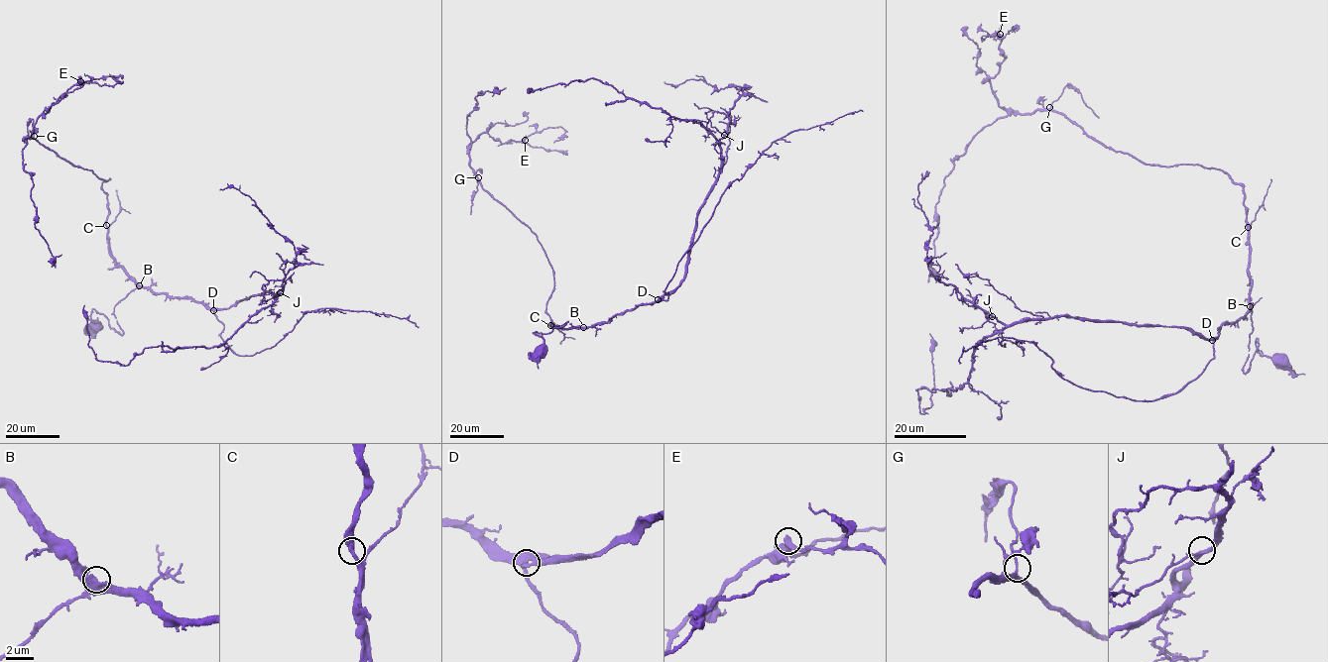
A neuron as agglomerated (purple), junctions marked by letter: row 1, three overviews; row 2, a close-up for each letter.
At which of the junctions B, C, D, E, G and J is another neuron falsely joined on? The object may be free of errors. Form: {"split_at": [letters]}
{"split_at": []}

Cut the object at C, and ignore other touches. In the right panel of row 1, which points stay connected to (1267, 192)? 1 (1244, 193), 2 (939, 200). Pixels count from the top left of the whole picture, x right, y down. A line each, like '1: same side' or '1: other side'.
1: other side
2: other side

